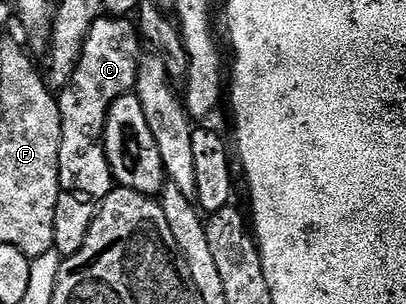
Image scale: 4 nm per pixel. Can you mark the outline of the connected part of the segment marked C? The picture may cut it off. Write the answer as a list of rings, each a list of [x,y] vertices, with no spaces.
[[[131,18],[97,19],[86,37],[72,80],[59,92],[62,149],[60,196],[54,217],[54,250],[61,257],[73,255],[82,249],[100,202],[114,190],[112,170],[104,148],[104,130],[110,105],[135,88],[142,58],[140,45],[142,49],[142,38],[137,24]]]

